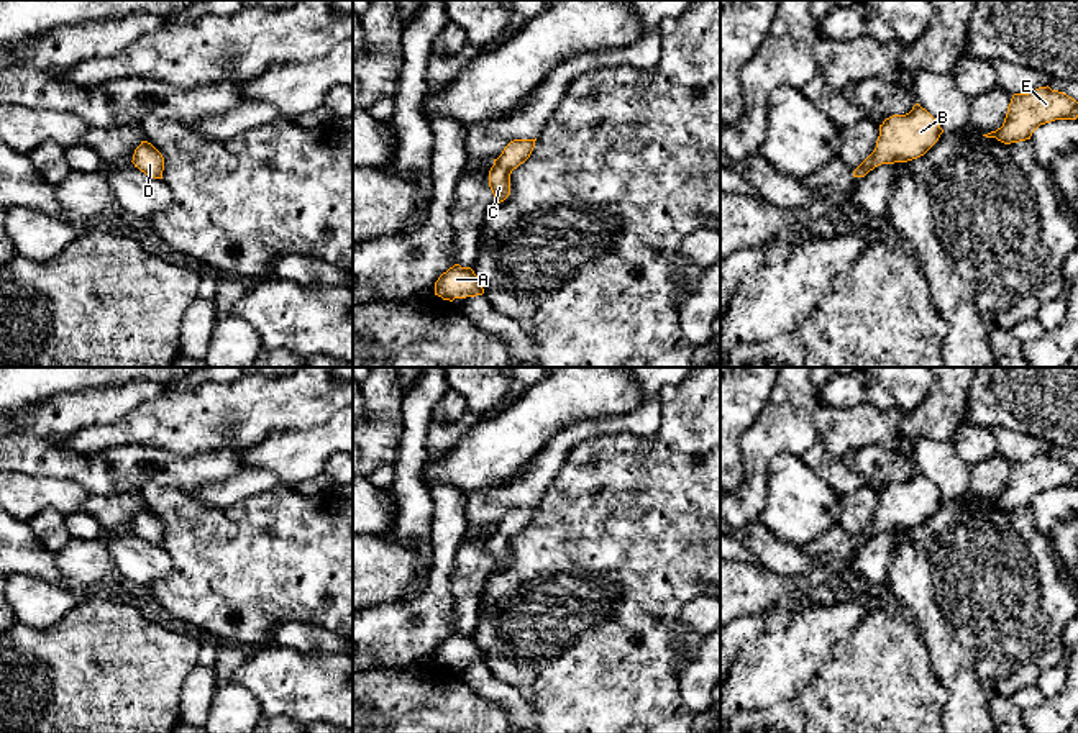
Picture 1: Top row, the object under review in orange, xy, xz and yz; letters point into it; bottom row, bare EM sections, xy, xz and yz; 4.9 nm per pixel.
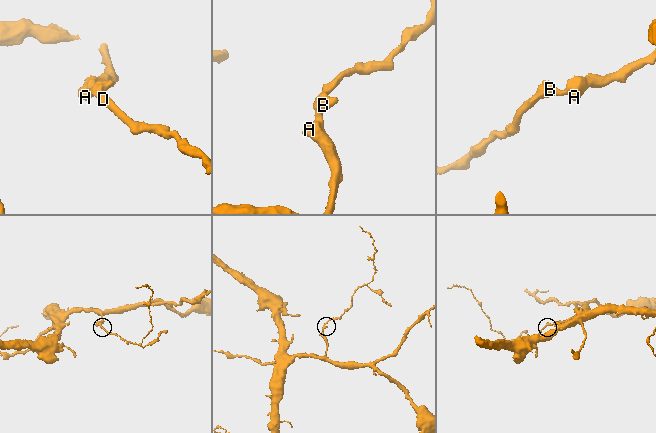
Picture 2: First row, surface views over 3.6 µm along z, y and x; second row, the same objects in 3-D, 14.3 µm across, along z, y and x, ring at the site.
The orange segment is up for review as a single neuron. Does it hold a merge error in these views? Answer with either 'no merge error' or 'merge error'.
no merge error

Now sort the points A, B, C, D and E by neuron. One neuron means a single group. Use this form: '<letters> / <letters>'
A B C D E

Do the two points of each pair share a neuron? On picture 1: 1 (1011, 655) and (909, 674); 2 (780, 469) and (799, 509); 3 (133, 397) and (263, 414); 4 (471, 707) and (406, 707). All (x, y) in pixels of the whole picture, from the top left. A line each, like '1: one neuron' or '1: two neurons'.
1: two neurons
2: one neuron
3: two neurons
4: one neuron

